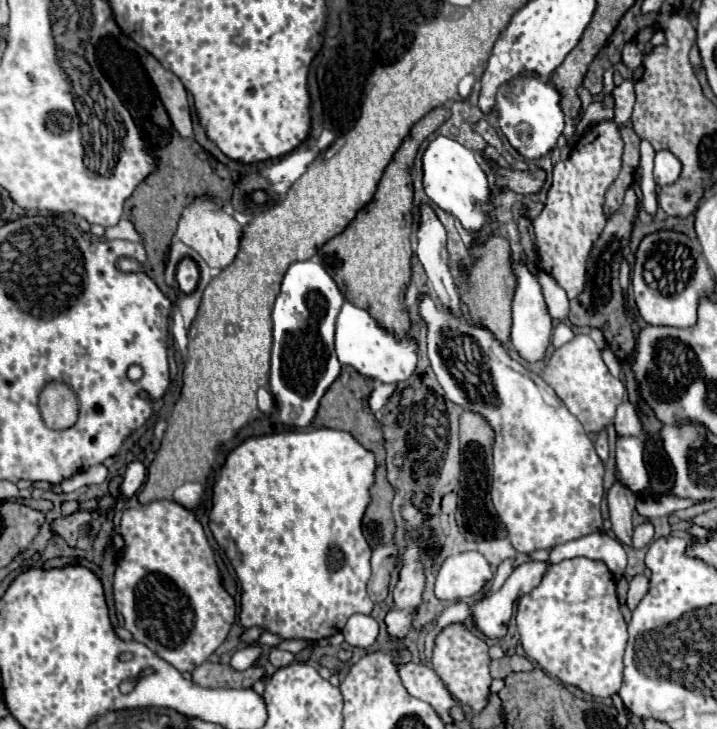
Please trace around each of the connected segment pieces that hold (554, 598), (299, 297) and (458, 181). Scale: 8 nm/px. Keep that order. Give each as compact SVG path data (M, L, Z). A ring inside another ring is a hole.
M576 557L548 567L538 589L532 589L530 593L518 599L516 627L526 657L536 661L548 675L564 681L564 685L578 687L580 691L592 697L606 699L618 693L622 685L622 655L628 641L628 631L626 631L626 621L620 613L616 583L606 563L586 557Z
M315 259L292 263L284 273L280 293L272 309L272 369L270 391L284 425L306 427L318 411L318 403L340 373L334 351L334 321L344 297L322 262Z
M434 137L424 155L422 155L422 183L424 183L424 191L426 195L444 211L452 213L456 219L460 219L460 223L468 229L468 231L478 231L486 219L486 211L492 209L492 193L490 193L490 185L488 185L488 177L486 177L486 171L480 167L476 155L466 149L464 145L460 145L458 141L450 139L450 137Z

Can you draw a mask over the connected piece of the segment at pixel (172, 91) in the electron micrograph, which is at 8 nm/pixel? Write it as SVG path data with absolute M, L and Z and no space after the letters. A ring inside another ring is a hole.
M148 55L148 59L146 59L146 71L162 99L162 105L166 107L166 111L170 115L174 129L182 137L192 137L192 121L190 121L186 89L180 83L180 79L172 71L164 69L158 63L158 59L154 59L152 55Z

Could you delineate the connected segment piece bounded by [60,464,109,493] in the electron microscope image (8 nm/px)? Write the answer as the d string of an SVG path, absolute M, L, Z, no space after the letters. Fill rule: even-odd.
M99 464L65 479L60 485L64 493L70 493L84 486L103 483L107 480L108 474L108 469Z

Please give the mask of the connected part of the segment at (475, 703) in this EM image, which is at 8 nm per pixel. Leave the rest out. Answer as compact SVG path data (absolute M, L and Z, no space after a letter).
M452 623L444 627L434 641L434 653L432 653L432 665L446 689L460 699L464 705L468 705L472 711L482 711L488 703L490 695L490 655L488 655L488 643L476 635L466 623Z

